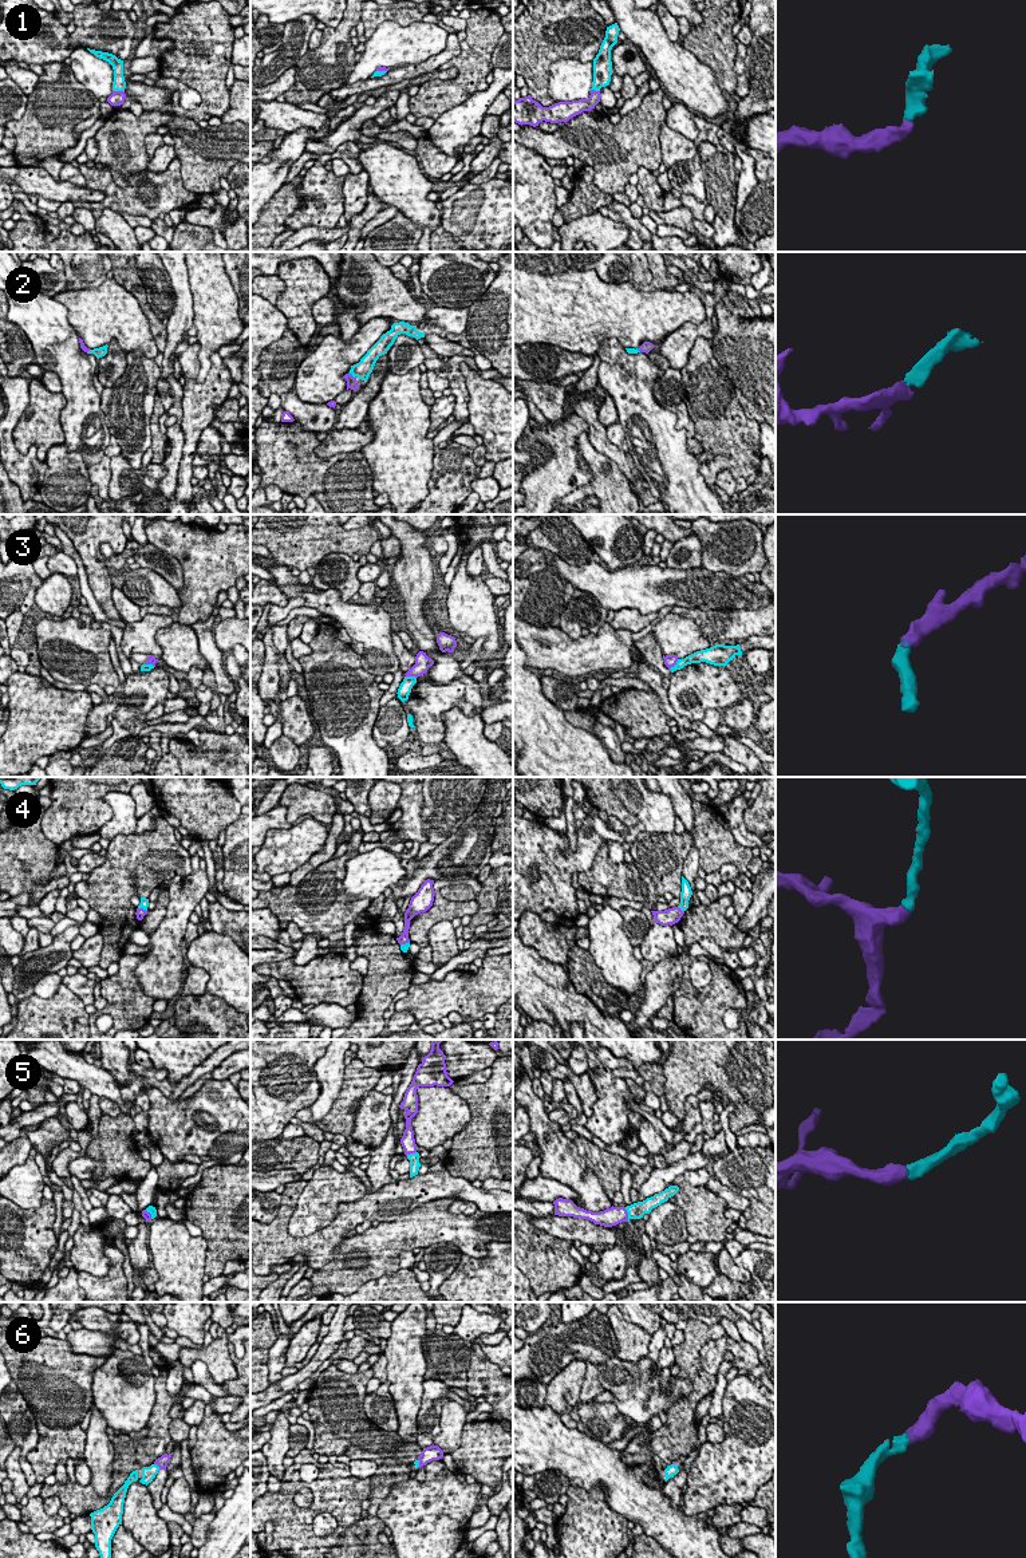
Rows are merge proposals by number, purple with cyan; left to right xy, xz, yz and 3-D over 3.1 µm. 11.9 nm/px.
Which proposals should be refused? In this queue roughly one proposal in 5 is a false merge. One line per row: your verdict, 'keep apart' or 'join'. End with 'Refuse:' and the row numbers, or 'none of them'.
1: join
2: join
3: keep apart
4: join
5: join
6: join
Refuse: 3

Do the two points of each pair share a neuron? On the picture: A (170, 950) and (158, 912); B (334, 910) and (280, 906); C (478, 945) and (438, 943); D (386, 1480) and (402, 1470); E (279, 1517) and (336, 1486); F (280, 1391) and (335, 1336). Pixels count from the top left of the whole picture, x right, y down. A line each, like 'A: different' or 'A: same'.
A: different
B: same
C: different
D: same
E: same
F: same

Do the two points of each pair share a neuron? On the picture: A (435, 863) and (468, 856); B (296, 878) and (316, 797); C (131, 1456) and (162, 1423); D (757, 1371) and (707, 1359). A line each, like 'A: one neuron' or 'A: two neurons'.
A: one neuron
B: two neurons
C: one neuron
D: one neuron

